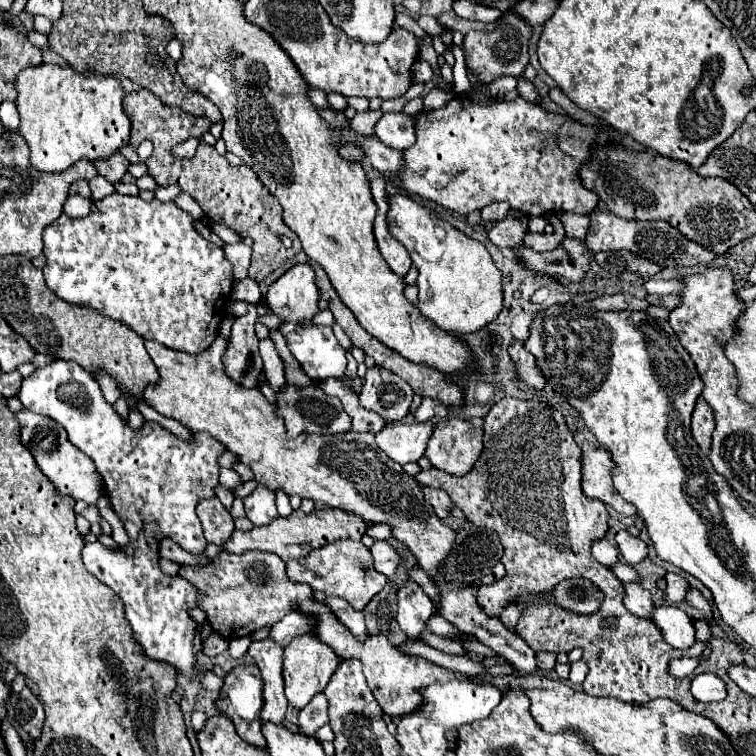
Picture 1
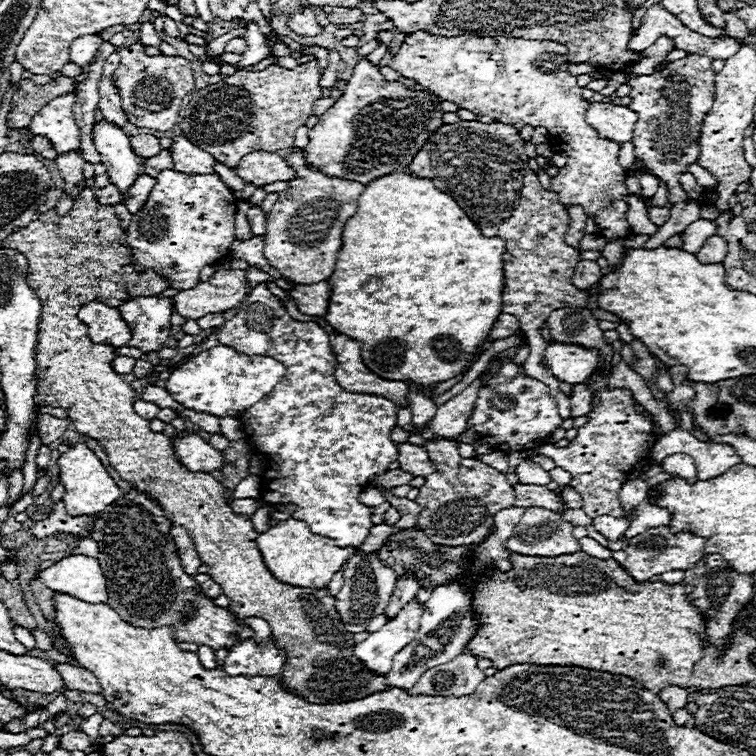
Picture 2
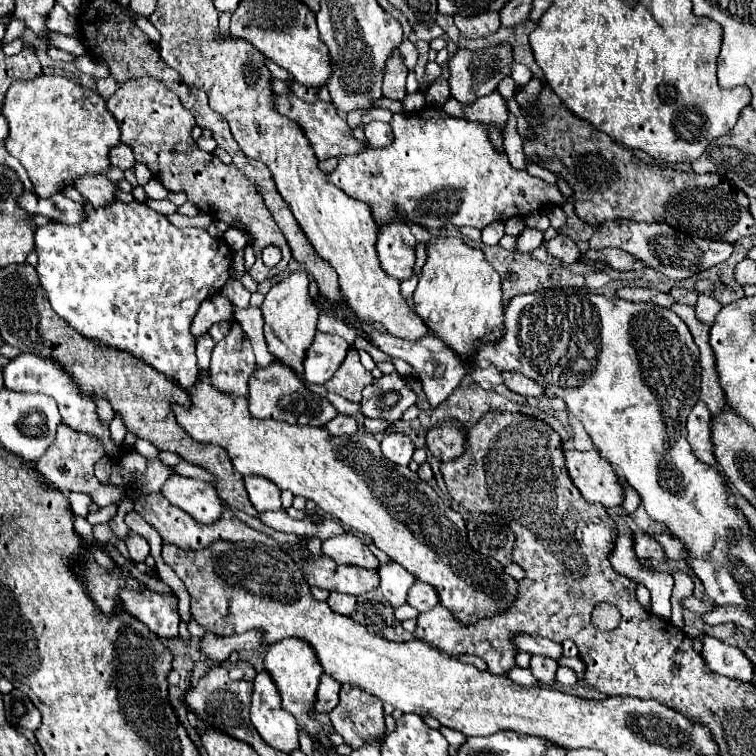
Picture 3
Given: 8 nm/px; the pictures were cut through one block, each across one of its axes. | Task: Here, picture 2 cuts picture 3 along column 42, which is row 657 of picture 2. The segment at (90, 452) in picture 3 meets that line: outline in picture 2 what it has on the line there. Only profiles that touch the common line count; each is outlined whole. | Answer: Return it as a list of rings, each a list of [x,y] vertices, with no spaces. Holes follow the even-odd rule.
[[[464,650],[454,660],[426,670],[406,692],[424,696],[468,696],[484,678],[484,672],[478,668],[478,658]]]

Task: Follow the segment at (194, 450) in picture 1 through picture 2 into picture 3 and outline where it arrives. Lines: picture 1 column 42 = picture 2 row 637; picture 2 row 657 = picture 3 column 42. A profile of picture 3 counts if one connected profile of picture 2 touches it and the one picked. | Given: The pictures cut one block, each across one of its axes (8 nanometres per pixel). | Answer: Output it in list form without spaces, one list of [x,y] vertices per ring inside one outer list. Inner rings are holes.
[[[20,354],[18,358],[14,358],[6,368],[4,368],[4,386],[14,390],[14,392],[30,392],[30,394],[46,394],[50,398],[56,400],[58,410],[62,414],[64,424],[70,424],[70,428],[74,428],[76,432],[86,432],[90,436],[94,436],[98,440],[98,444],[102,444],[104,448],[104,456],[110,460],[120,460],[126,454],[134,452],[130,448],[126,448],[124,444],[116,444],[110,438],[110,426],[106,422],[100,420],[98,412],[96,412],[96,402],[92,400],[92,396],[86,396],[82,392],[82,388],[78,388],[76,380],[62,368],[62,364],[58,364],[58,360],[50,360],[44,356],[34,356],[34,354]]]

